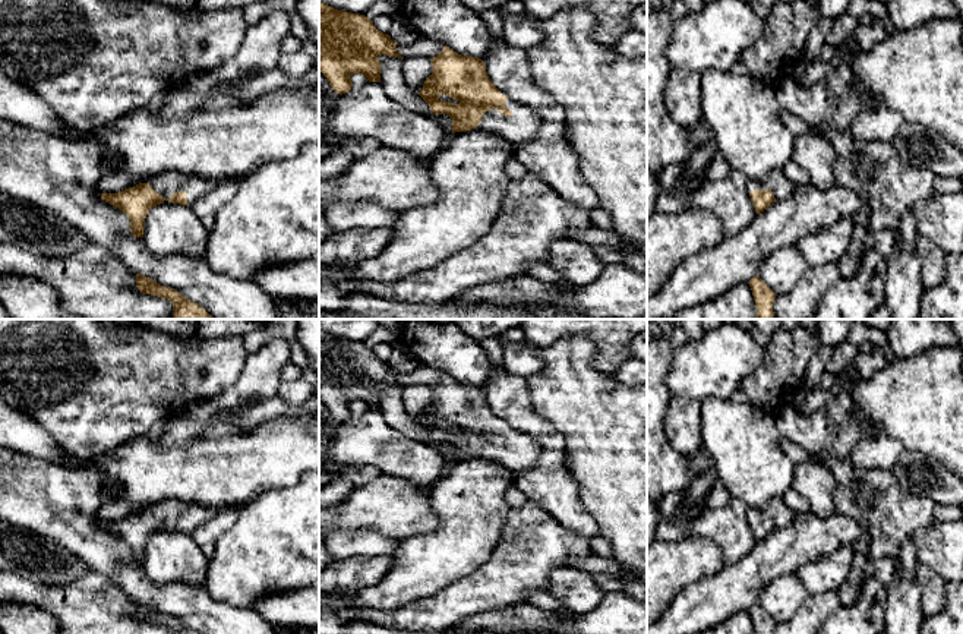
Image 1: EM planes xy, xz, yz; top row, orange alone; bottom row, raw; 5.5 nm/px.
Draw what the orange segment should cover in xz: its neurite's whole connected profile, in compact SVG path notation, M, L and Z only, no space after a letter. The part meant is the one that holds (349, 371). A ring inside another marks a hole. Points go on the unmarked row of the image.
M319 328L319 398L323 401L332 417L342 423L353 414L351 403L360 401L369 410L381 410L379 384L404 387L397 381L397 370L388 362L376 357L373 348L364 343L356 343L334 337Z

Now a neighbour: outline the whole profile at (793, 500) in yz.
M790 488L782 498L784 504L795 512L809 512L811 511L811 507L806 498L803 498L793 488Z

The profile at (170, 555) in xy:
M164 529L145 546L143 571L158 586L171 581L205 586L208 558L189 533Z

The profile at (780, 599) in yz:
M796 574L782 575L770 583L757 603L776 622L787 621L808 597Z

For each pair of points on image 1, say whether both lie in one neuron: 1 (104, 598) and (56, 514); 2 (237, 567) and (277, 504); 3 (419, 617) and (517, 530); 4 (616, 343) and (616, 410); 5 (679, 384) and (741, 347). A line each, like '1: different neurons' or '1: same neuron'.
1: different neurons
2: same neuron
3: same neuron
4: different neurons
5: same neuron

